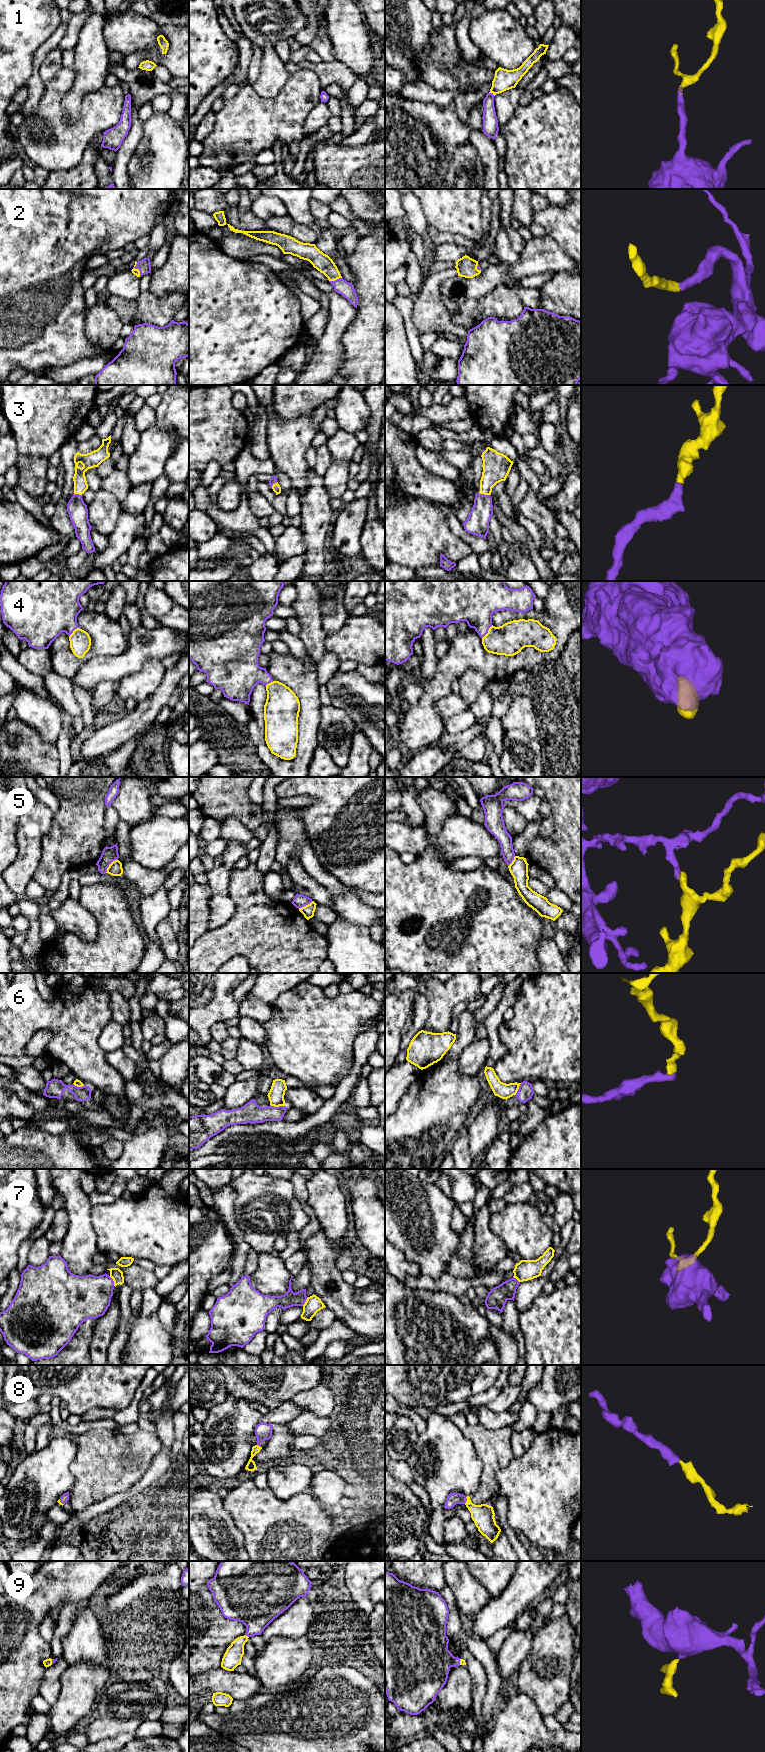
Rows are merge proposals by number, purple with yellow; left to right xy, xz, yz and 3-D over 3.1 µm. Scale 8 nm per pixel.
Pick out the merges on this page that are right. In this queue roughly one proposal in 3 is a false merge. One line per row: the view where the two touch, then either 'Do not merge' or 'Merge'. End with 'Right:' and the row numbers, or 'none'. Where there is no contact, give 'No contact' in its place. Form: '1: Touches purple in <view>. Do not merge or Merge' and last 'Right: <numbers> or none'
1: Touches purple in yz. Merge
2: Touches purple in xz. Merge
3: Touches purple in yz. Merge
4: Touches purple in yz. Merge
5: Touches purple in xy. Do not merge
6: Touches purple in xz. Do not merge
7: Touches purple in xy. Do not merge
8: Touches purple in yz. Merge
9: Touches purple in xz. Merge
Right: 1, 2, 3, 4, 8, 9

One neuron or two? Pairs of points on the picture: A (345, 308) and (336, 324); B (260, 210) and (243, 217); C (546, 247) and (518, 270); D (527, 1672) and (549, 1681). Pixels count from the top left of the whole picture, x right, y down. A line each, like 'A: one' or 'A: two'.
A: one
B: two
C: one
D: one

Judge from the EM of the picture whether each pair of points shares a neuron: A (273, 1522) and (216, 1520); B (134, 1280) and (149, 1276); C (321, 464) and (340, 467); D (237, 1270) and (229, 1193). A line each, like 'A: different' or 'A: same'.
A: different
B: same
C: different
D: same

